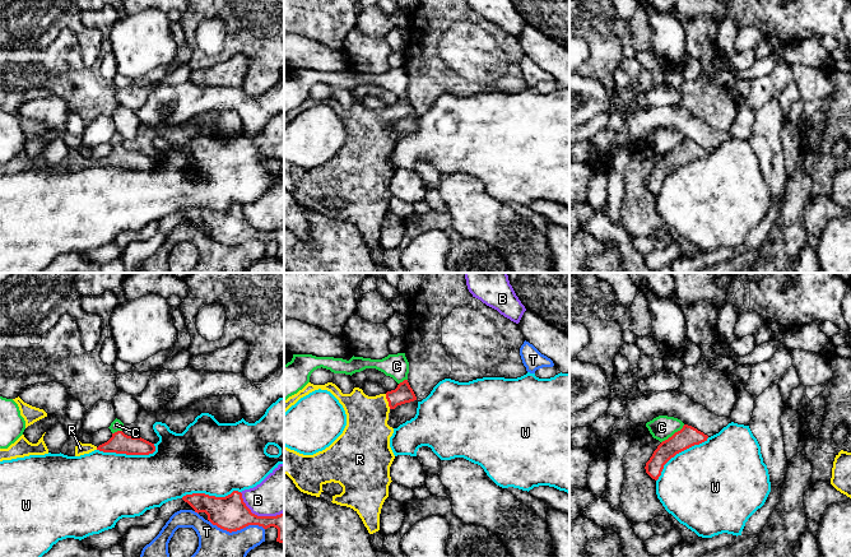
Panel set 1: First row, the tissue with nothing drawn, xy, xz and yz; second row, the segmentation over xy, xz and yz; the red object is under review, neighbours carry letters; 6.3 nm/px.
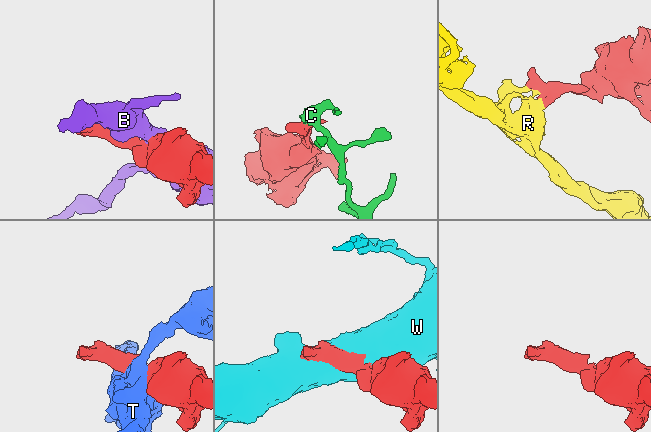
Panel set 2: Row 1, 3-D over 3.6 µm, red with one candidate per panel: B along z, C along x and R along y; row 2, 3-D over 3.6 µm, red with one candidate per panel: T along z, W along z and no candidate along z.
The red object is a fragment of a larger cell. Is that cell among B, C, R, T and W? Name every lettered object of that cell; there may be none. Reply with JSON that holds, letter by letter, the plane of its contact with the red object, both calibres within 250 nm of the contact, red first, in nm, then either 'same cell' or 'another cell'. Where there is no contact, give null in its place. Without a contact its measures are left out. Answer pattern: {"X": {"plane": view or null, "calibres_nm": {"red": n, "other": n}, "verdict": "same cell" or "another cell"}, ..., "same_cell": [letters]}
{"B": {"plane": "xy", "calibres_nm": {"red": 220, "other": 280}, "verdict": "another cell"}, "C": {"plane": "yz", "calibres_nm": {"red": 140, "other": 150}, "verdict": "another cell"}, "R": {"plane": "xz", "calibres_nm": {"red": 120, "other": 280}, "verdict": "same cell"}, "T": {"plane": "xy", "calibres_nm": {"red": 220, "other": 320}, "verdict": "another cell"}, "W": {"plane": "xy", "calibres_nm": {"red": 130, "other": 440}, "verdict": "another cell"}, "same_cell": ["R"]}

